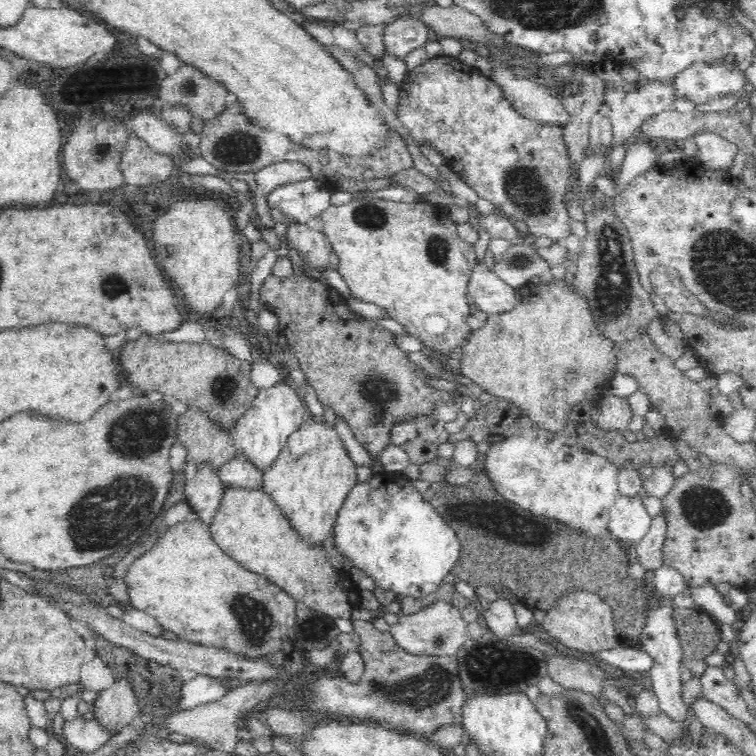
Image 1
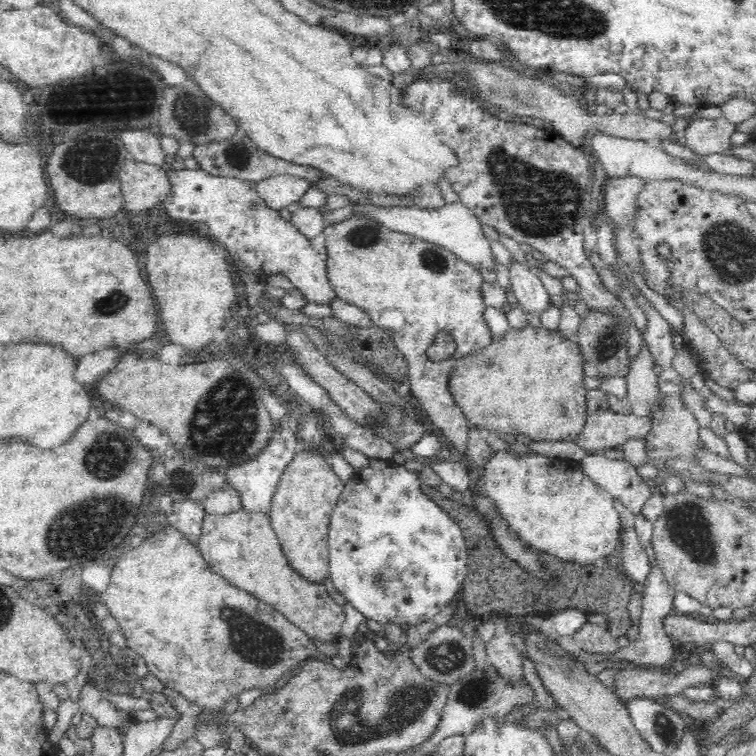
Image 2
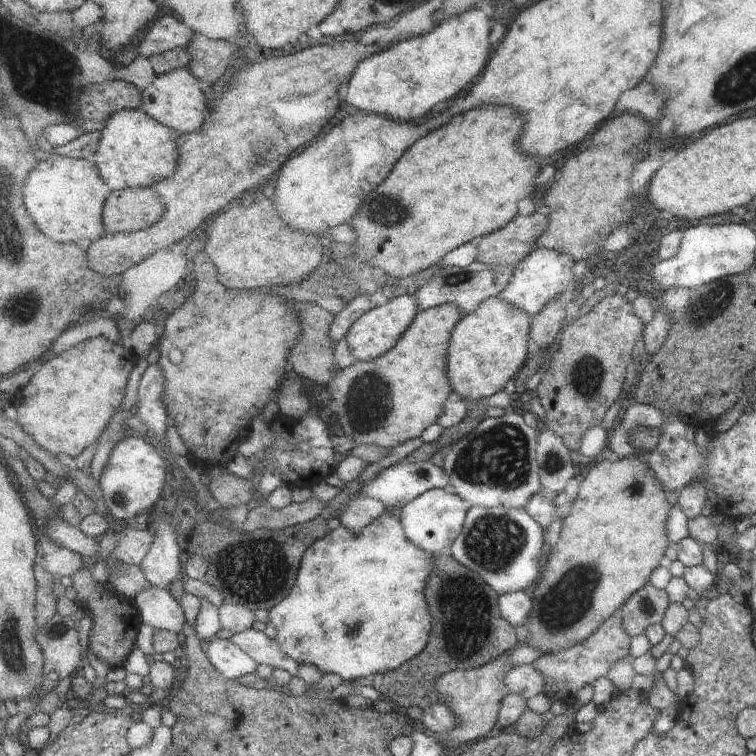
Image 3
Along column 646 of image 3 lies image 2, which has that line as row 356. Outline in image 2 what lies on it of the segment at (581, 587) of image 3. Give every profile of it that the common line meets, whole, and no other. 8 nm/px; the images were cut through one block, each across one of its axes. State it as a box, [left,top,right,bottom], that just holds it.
[450,326,591,441]

